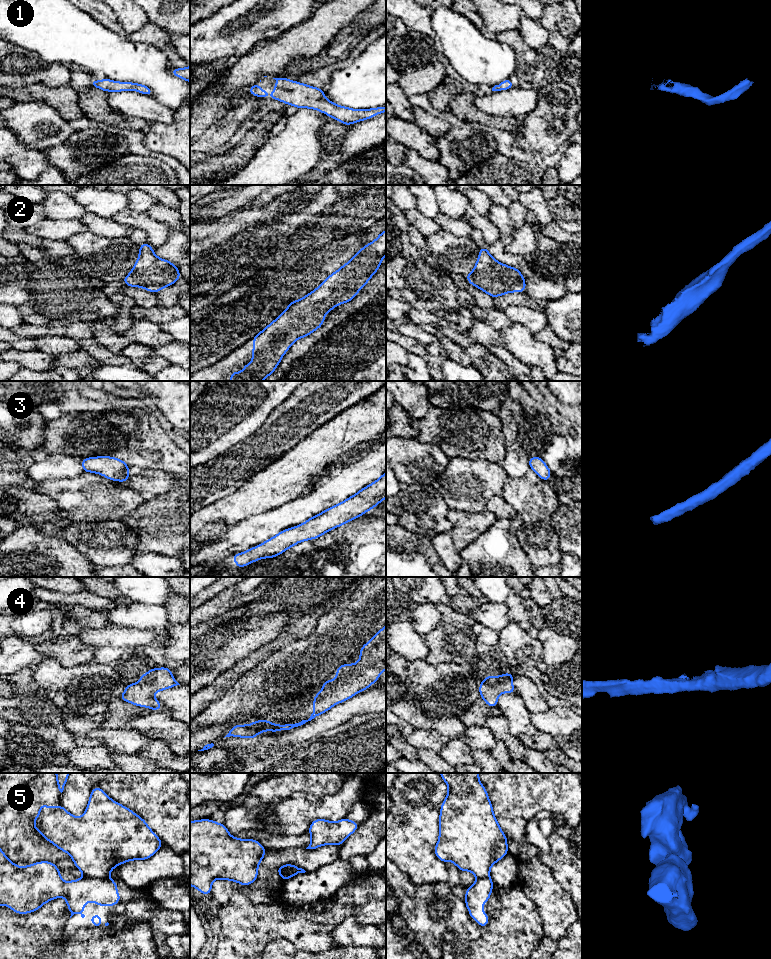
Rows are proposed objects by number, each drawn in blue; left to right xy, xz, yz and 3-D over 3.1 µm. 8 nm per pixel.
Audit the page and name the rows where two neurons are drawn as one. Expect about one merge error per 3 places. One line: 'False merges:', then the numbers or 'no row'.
False merges: 5

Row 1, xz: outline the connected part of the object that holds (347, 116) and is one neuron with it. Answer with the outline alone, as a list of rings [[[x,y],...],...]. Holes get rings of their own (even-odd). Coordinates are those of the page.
[[[285,77],[273,79],[276,80],[276,85],[273,89],[271,100],[279,100],[298,109],[318,110],[344,125],[351,125],[386,112],[386,106],[362,110],[340,106],[330,102],[325,97],[322,88],[291,81]]]

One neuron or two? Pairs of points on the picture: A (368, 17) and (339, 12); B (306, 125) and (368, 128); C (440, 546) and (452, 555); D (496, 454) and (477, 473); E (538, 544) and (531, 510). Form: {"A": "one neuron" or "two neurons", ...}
{"A": "two neurons", "B": "two neurons", "C": "one neuron", "D": "two neurons", "E": "two neurons"}

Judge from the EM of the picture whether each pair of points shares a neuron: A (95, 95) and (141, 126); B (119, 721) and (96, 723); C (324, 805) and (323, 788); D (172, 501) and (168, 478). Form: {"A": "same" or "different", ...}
{"A": "same", "B": "different", "C": "different", "D": "different"}

